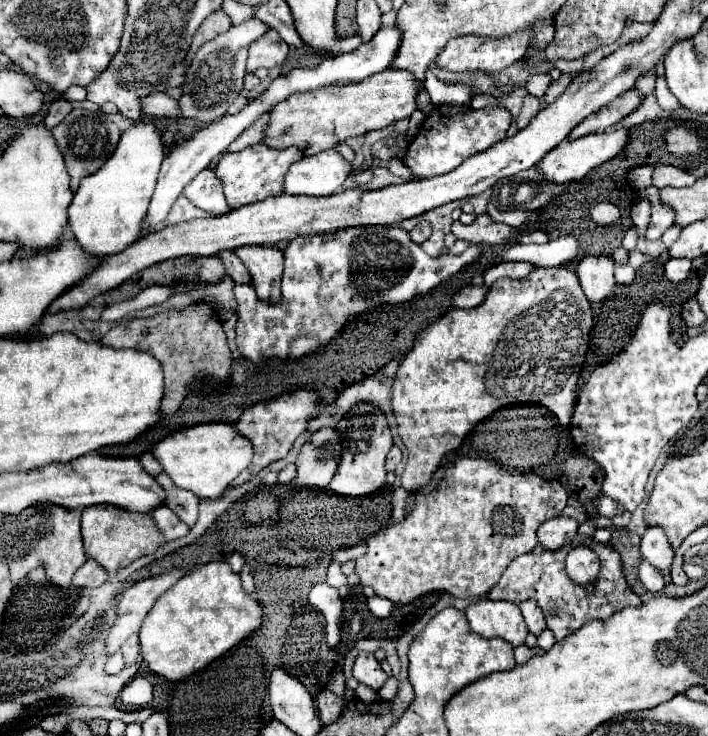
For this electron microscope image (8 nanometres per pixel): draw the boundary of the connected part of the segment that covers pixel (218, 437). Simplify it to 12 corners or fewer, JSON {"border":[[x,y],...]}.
{"border":[[232,424],[182,428],[154,446],[178,488],[220,498],[252,460]]}

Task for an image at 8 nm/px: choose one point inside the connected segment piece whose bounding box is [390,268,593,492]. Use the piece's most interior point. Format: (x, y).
(450, 381)

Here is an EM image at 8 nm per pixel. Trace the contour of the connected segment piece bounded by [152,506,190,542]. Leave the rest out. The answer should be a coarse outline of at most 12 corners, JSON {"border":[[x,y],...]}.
{"border":[[168,506],[152,512],[158,530],[166,540],[182,538],[190,532]]}

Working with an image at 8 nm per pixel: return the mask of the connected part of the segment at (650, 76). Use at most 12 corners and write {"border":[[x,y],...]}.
{"border":[[644,72],[636,80],[642,94],[654,92],[654,72]]}

